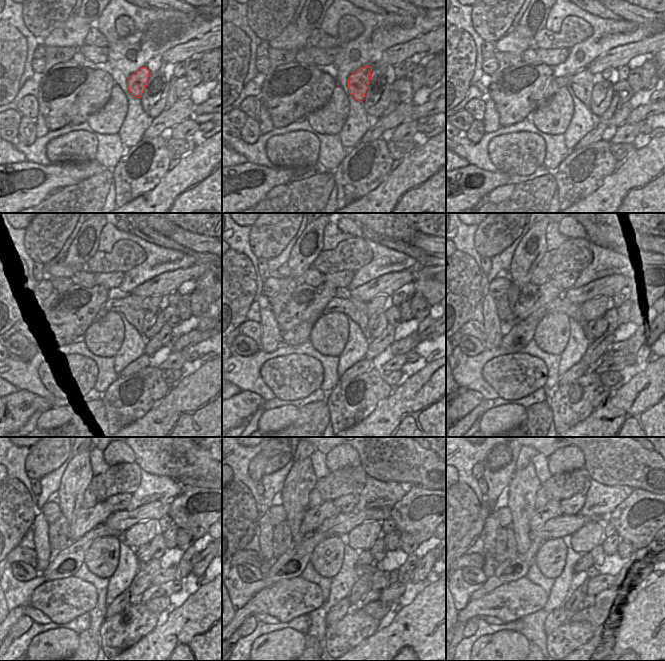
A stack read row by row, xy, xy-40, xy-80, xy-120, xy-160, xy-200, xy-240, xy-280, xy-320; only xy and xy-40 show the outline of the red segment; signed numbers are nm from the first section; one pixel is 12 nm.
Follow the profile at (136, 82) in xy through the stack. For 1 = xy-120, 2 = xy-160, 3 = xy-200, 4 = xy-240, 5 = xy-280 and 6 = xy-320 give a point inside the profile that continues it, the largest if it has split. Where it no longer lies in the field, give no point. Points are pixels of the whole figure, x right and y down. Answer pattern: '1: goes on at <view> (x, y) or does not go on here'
1: goes on at xy-120 (131, 306)
2: goes on at xy-160 (356, 310)
3: goes on at xy-200 (518, 336)
4: goes on at xy-240 (66, 563)
5: goes on at xy-280 (291, 564)
6: goes on at xy-320 (509, 570)

